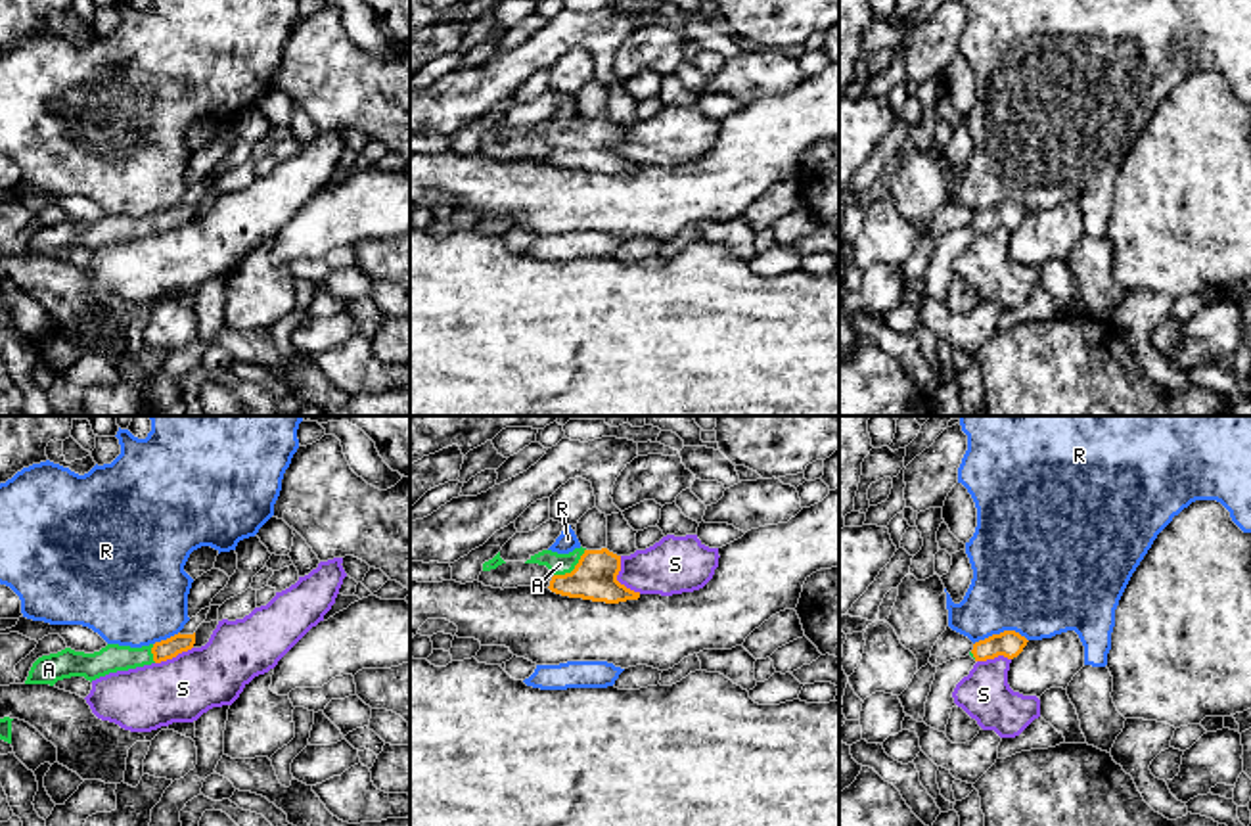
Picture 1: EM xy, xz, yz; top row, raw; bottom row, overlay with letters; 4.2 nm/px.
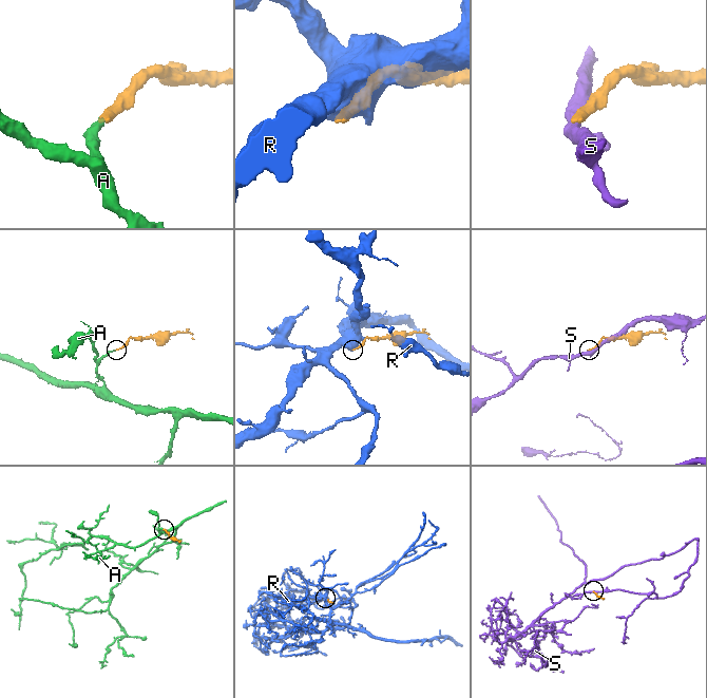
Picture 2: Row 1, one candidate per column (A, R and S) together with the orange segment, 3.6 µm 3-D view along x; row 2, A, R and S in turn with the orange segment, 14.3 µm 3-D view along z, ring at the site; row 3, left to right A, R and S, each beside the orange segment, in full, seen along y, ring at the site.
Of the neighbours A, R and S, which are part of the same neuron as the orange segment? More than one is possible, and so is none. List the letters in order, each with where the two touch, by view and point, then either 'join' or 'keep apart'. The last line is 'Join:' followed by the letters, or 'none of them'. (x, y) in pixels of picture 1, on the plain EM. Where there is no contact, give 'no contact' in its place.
A: xz (575, 138) | join
R: yz (1000, 204) | keep apart
S: xz (615, 150) | keep apart
Join: A

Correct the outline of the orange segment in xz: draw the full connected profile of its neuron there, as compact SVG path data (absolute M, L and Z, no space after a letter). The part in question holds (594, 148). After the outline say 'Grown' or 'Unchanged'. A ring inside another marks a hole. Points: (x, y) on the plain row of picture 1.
M580 117L569 125L542 121L525 134L546 136L554 144L548 159L561 167L605 174L640 169L640 163L634 163L617 151L621 126L607 119L586 121Z. Grown

